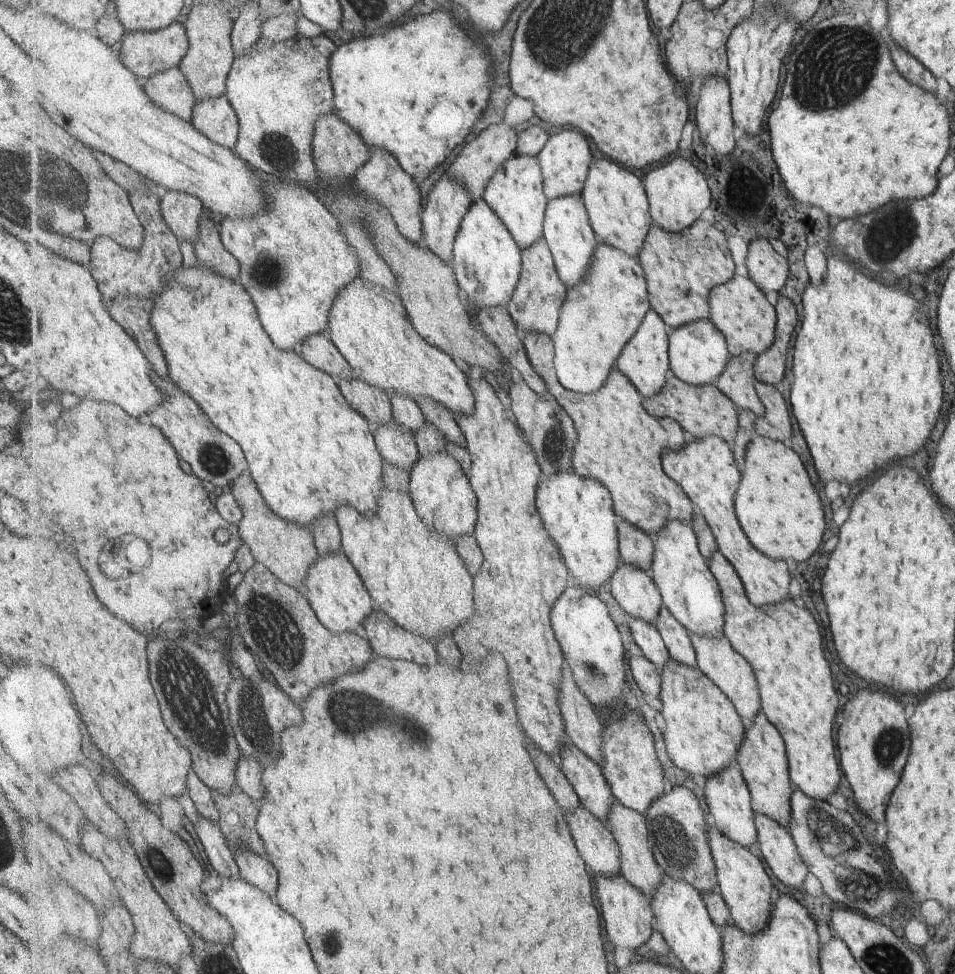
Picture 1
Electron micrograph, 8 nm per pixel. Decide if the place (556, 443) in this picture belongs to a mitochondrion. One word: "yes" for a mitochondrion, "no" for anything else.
yes

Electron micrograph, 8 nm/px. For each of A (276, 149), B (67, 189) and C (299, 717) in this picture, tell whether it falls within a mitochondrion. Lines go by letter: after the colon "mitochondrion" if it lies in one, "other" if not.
A: mitochondrion
B: mitochondrion
C: other

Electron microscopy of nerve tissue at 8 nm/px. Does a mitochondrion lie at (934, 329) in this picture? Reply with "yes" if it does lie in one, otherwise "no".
no

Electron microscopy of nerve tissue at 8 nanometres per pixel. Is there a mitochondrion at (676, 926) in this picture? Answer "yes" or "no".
no

